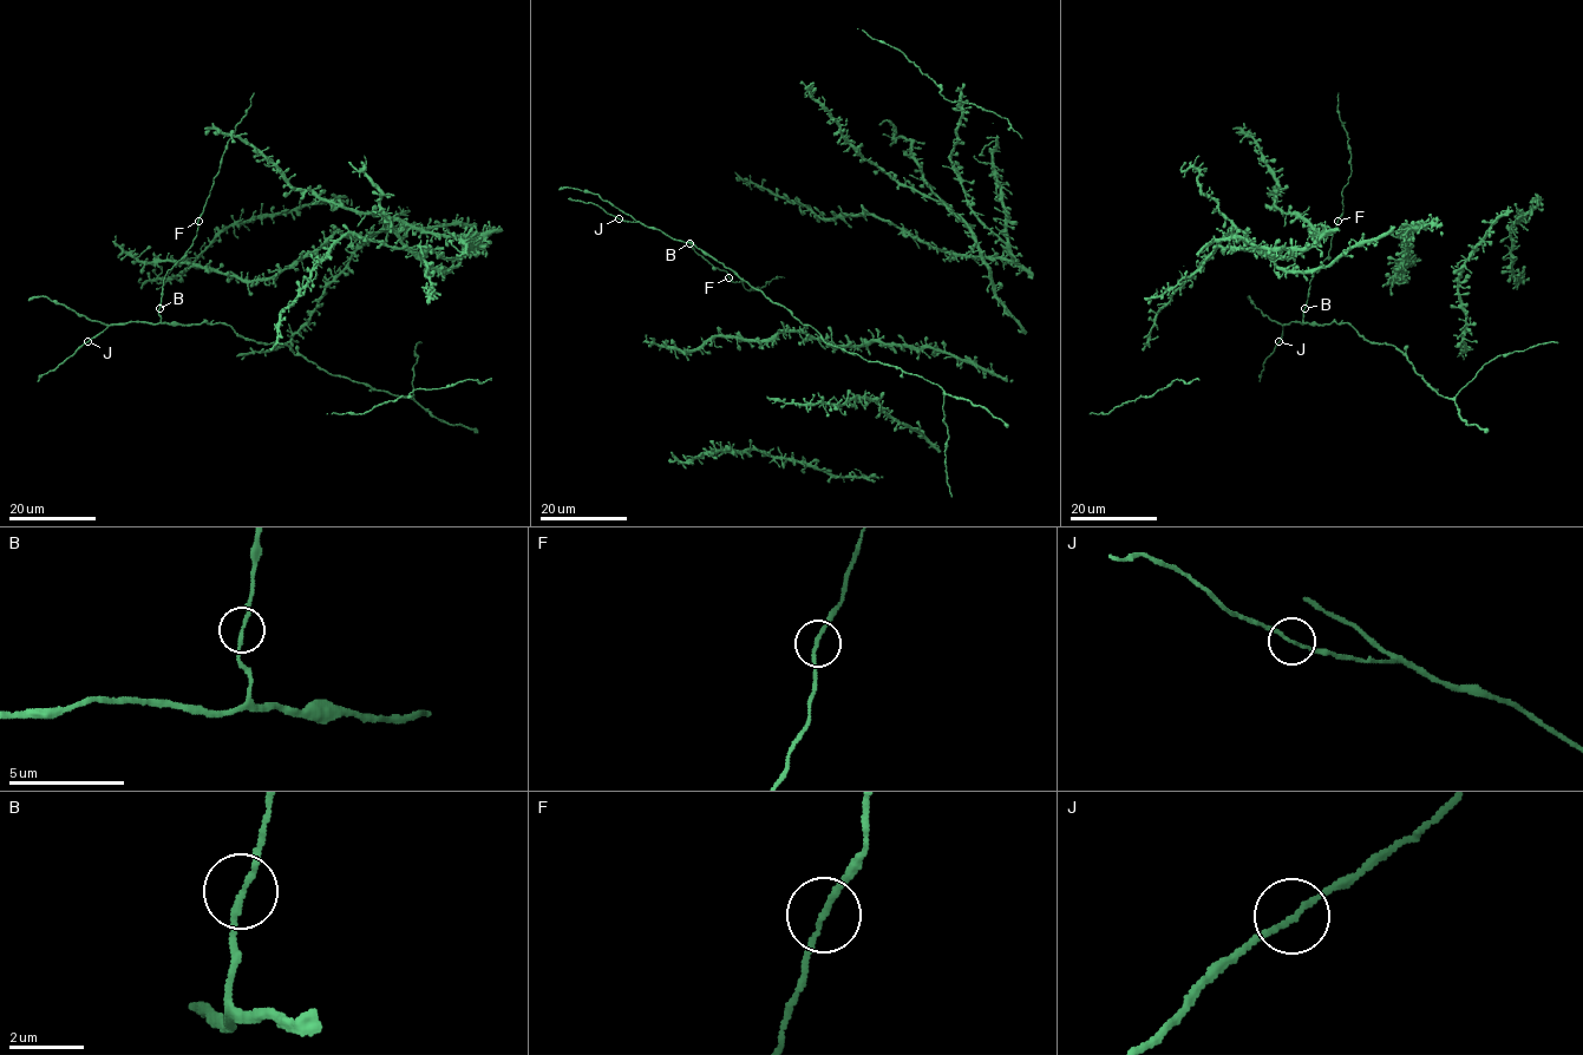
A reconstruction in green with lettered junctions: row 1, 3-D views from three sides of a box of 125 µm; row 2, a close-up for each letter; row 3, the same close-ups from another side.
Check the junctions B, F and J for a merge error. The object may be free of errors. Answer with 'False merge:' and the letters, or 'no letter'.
False merge: no letter

